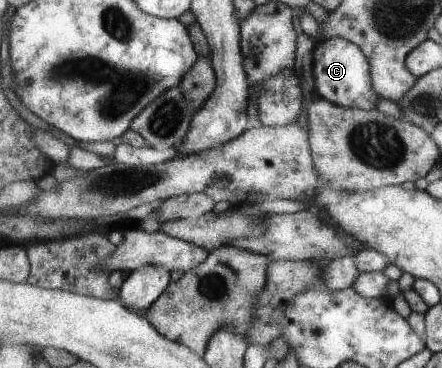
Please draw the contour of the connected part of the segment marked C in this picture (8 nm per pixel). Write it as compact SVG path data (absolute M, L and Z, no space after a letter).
M343 38L319 40L314 49L313 73L315 93L334 104L348 108L374 110L379 105L380 95L372 82L372 62L361 46Z

